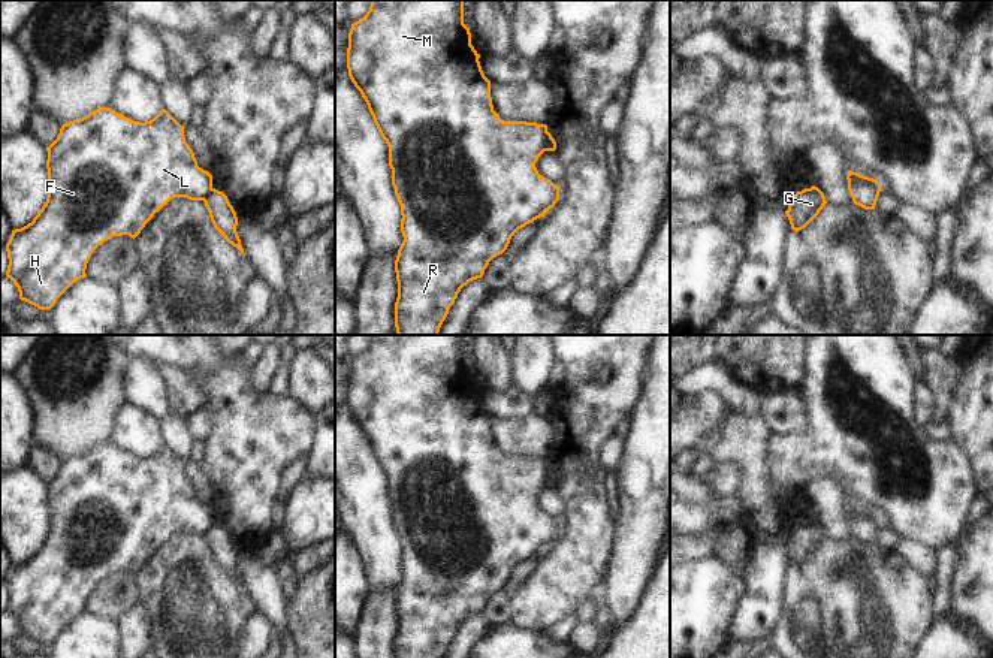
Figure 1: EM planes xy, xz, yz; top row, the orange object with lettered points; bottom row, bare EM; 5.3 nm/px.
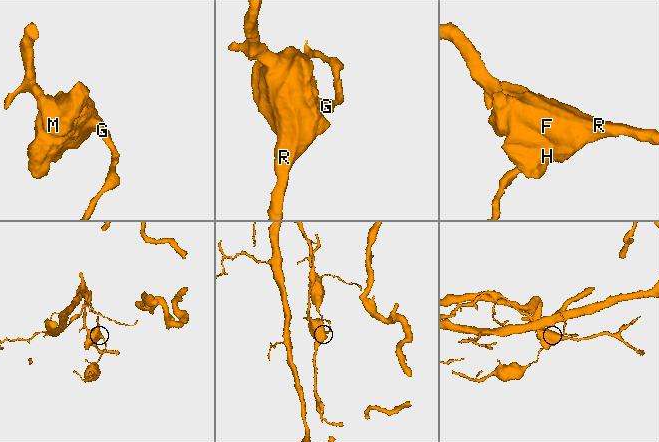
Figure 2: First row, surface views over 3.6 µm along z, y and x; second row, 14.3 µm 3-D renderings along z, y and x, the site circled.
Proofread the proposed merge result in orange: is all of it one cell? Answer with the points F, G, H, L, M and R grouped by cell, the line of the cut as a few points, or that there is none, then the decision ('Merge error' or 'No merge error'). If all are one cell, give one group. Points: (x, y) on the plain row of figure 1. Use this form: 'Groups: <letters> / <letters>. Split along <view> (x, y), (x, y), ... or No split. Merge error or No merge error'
Groups: F H L M R / G. Split along xz (548, 467), (543, 485). Merge error.

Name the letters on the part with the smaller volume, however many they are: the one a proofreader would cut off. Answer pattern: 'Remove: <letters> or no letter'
Remove: G

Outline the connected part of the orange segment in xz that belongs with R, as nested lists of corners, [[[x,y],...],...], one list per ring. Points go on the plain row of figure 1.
[[[371,335],[366,350],[353,357],[348,368],[348,411],[365,434],[374,458],[389,482],[392,520],[401,540],[404,576],[395,595],[398,616],[395,658],[443,658],[461,624],[470,616],[482,613],[489,597],[507,585],[511,571],[543,552],[559,535],[559,522],[540,510],[535,502],[538,492],[546,485],[547,461],[501,455],[494,446],[491,416],[485,411],[479,393],[480,389],[471,380],[470,363],[464,359],[464,335]]]

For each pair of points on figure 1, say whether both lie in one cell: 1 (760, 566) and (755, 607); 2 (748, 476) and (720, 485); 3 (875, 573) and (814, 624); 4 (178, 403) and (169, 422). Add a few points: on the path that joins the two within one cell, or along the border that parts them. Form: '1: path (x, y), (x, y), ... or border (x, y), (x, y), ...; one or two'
1: path (760, 576), (760, 597); one
2: border (721, 462), (733, 462), (738, 467), (736, 494); two
3: path (860, 588), (829, 619); one
4: border (169, 410), (187, 417); two

